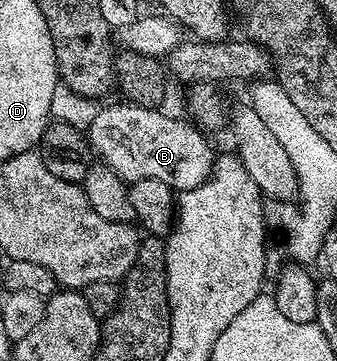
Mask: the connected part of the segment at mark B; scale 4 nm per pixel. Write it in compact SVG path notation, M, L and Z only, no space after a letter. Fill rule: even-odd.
M104 104L89 130L89 144L102 164L128 183L161 179L175 191L192 189L207 181L215 168L217 153L194 124L186 121L186 125L159 109L122 104Z

